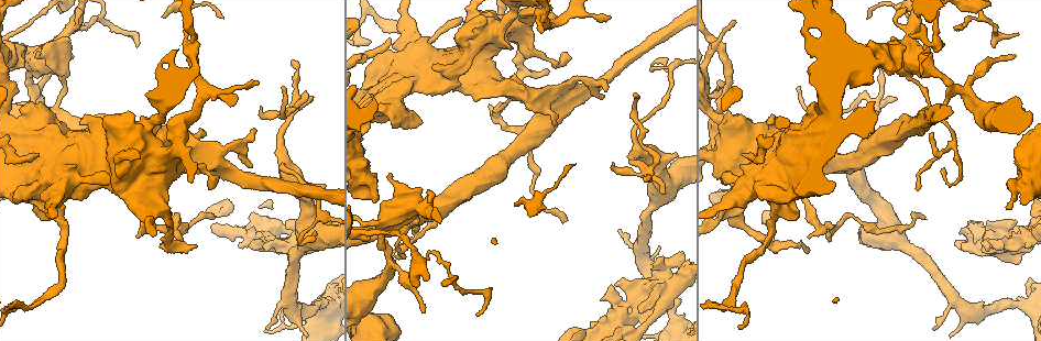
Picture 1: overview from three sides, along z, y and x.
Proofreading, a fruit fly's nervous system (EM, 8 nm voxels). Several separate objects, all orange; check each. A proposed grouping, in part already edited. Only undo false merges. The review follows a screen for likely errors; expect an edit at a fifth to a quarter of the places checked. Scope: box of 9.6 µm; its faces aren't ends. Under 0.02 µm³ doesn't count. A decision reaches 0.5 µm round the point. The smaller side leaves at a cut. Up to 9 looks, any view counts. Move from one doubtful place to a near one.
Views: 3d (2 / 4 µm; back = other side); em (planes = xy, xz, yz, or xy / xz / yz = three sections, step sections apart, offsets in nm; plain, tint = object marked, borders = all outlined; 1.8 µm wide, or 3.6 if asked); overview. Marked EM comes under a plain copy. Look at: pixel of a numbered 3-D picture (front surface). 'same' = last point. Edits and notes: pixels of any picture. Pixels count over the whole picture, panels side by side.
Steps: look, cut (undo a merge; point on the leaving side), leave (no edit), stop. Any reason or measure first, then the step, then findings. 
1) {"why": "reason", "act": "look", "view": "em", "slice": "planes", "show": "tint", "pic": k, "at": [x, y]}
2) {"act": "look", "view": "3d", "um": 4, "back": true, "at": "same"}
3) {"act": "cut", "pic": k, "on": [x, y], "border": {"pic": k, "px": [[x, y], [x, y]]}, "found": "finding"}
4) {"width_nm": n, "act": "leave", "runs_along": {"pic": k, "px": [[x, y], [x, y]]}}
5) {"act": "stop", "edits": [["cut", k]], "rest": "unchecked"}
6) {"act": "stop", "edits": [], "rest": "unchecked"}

{"why": "touches itself", "act": "look", "view": "em", "um": 3.6, "slice": "xz", "step": 4, "show": "tint", "pic": 1, "at": [769, 181]}

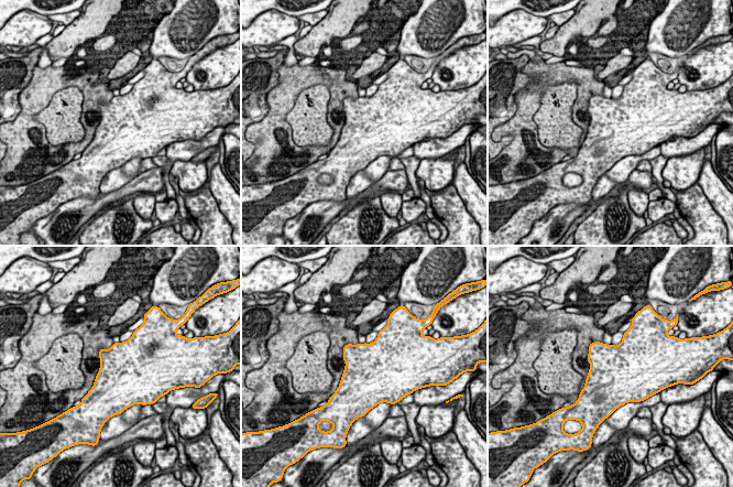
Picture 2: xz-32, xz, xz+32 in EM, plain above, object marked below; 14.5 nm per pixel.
{"act": "look", "view": "em", "um": 3.6, "slice": "planes", "show": "tint", "at": "same"}

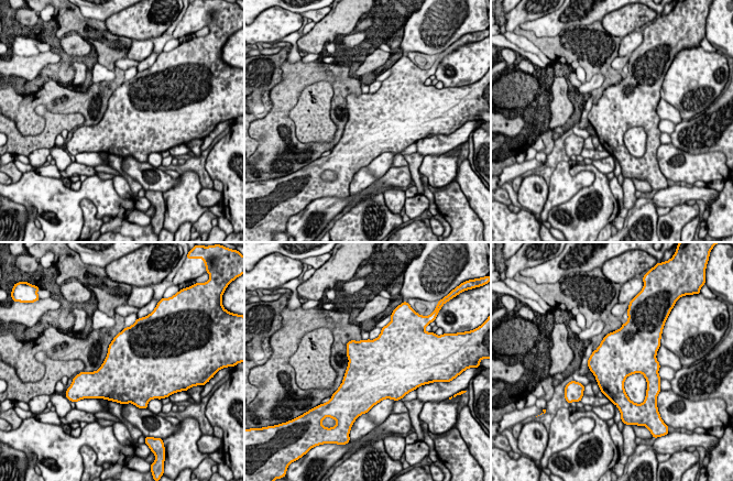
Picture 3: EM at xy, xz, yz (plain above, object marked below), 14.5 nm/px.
{"act": "leave", "found": "continuous, no second neuron"}

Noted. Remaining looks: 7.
{"why": "calibre changes", "act": "look", "view": "3d", "um": 4, "pic": 1, "at": [129, 178]}

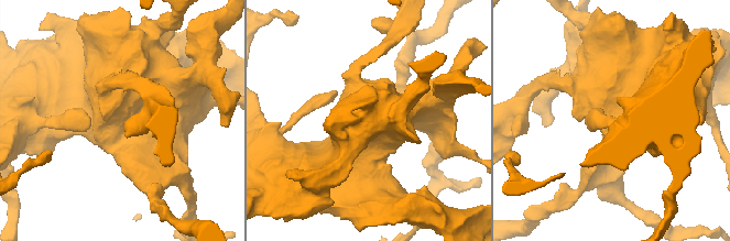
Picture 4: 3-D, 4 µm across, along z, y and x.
{"why": "need the tissue", "act": "look", "view": "em", "um": 3.6, "slice": "yz", "step": 8, "show": "tint", "pic": 4, "at": [118, 119]}

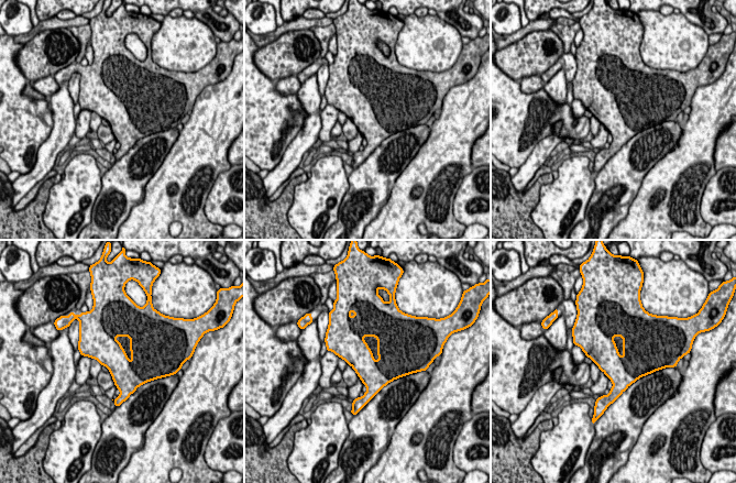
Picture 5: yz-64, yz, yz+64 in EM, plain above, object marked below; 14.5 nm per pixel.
{"why": "another direction", "act": "look", "view": "em", "um": 3.6, "slice": "planes", "show": "borders", "at": "same"}

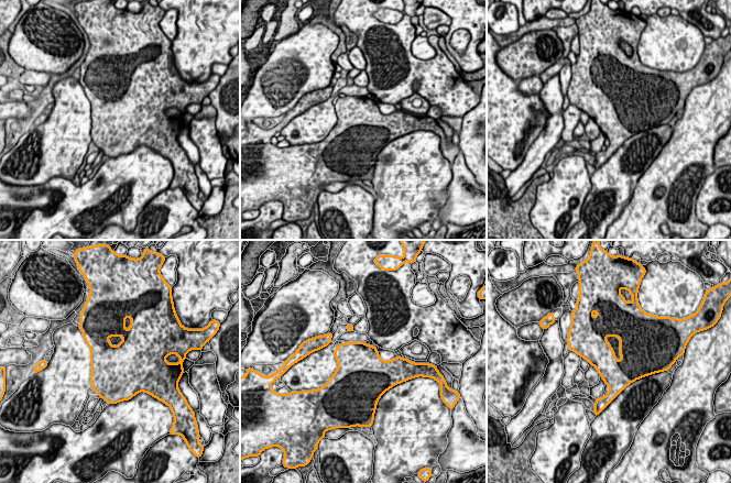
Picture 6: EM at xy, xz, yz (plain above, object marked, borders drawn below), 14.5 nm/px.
{"act": "leave", "found": "all the same neuron"}

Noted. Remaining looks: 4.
{"why": "closes a loop", "act": "look", "view": "3d", "um": 2, "pic": 1, "at": [278, 226]}

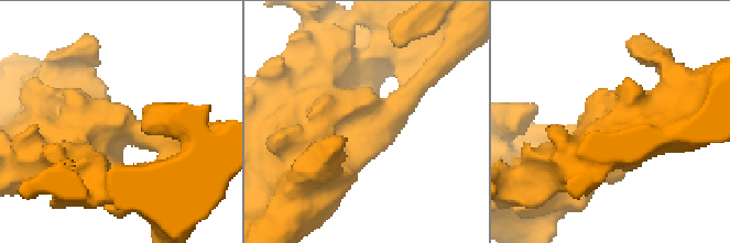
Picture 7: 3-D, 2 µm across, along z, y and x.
{"arms": 3, "arm_widths_nm": [280, 300, 420], "act": "look", "view": "em", "slice": "xy", "step": 16, "show": "tint", "pic": 7, "at": [364, 102]}

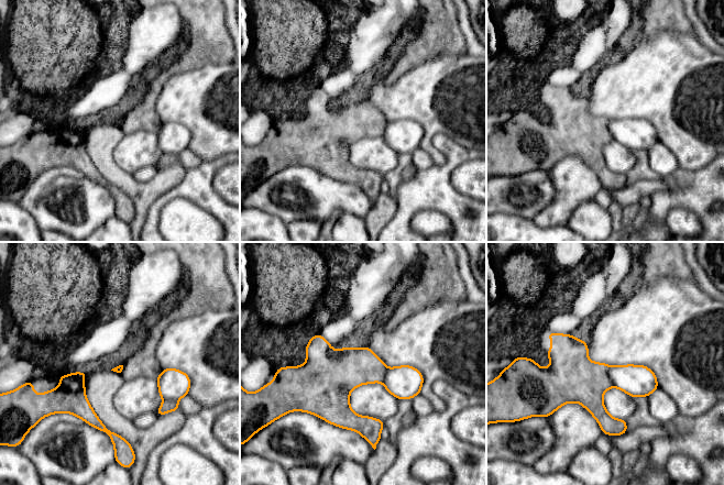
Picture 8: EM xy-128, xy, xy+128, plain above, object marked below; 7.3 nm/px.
{"act": "cut", "pic": 8, "on": [637, 381], "found": "a second neuron is stuck on"}

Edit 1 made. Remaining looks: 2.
{"why": "sharp bend", "act": "look", "view": "3d", "um": 4, "pic": 1, "at": [678, 326]}

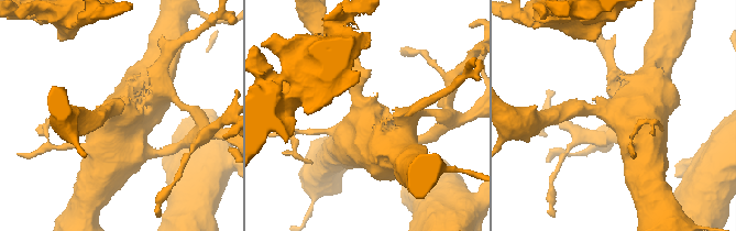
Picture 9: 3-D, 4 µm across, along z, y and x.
{"why": "need the tissue", "act": "look", "view": "em", "um": 3.6, "slice": "planes", "show": "tint", "pic": 9, "at": [119, 117]}

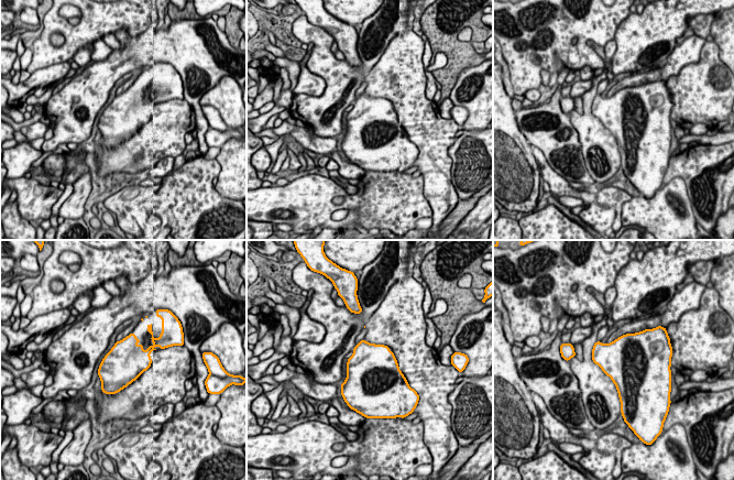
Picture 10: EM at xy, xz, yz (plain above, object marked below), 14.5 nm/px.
{"width_nm": 600, "act": "leave", "found": "continuous, no second neuron"}

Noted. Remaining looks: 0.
{"act": "stop", "edits": [["cut", 8]], "rest": "unchecked"}

